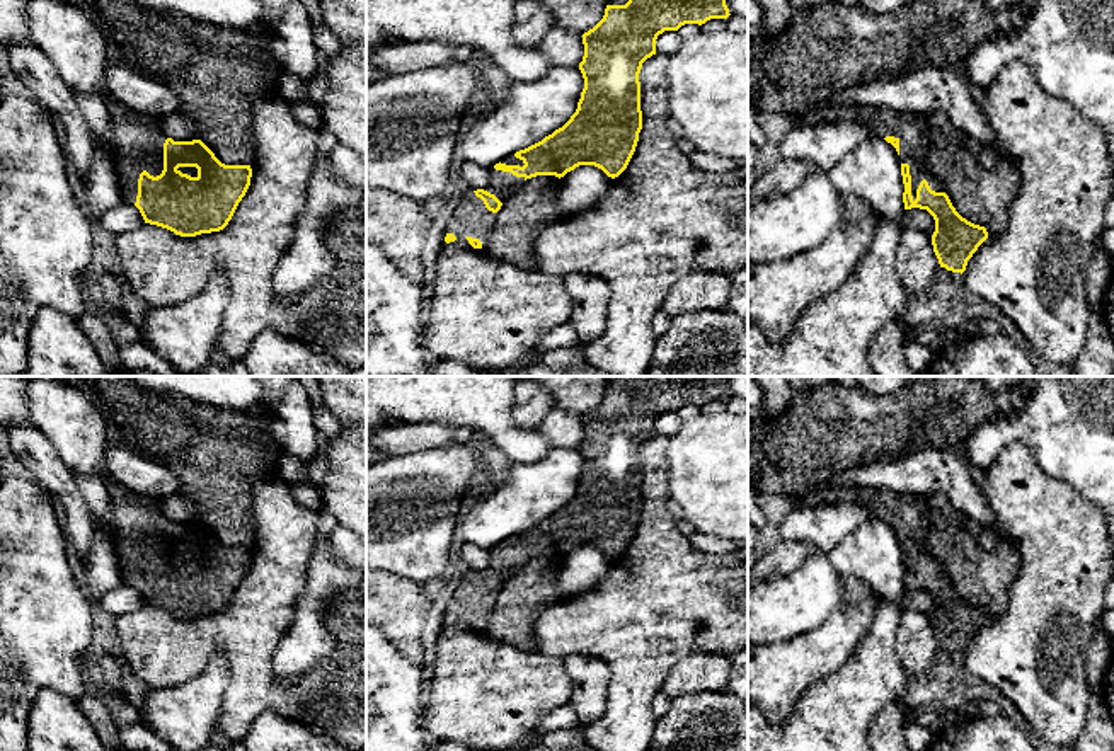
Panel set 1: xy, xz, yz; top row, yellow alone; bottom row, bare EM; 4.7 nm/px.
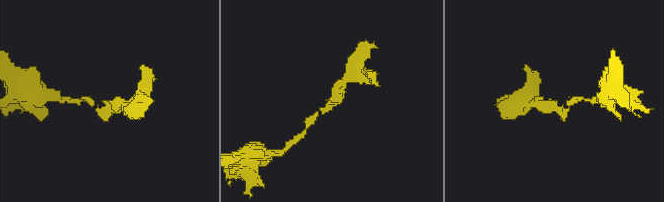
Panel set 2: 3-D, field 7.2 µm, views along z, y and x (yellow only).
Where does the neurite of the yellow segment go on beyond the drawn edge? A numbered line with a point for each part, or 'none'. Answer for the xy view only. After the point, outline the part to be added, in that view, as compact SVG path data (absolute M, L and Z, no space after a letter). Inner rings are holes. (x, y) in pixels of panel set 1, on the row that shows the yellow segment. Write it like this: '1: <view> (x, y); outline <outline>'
1: xy (137, 140); outline M104 92L111 126L104 140L112 146L112 160L126 203L136 203L143 170L157 177L164 170L164 143L169 138L162 119L138 114L112 94Z

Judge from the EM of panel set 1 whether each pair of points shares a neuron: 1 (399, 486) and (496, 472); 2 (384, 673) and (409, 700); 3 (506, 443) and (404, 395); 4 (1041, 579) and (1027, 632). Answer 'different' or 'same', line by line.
1: different
2: same
3: same
4: same

